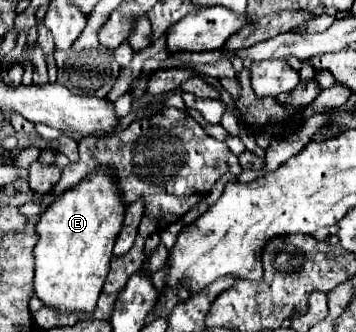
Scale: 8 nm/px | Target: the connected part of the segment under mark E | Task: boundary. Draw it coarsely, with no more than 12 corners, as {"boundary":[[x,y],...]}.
{"boundary":[[97,167],[37,223],[35,295],[97,305],[125,221]]}

